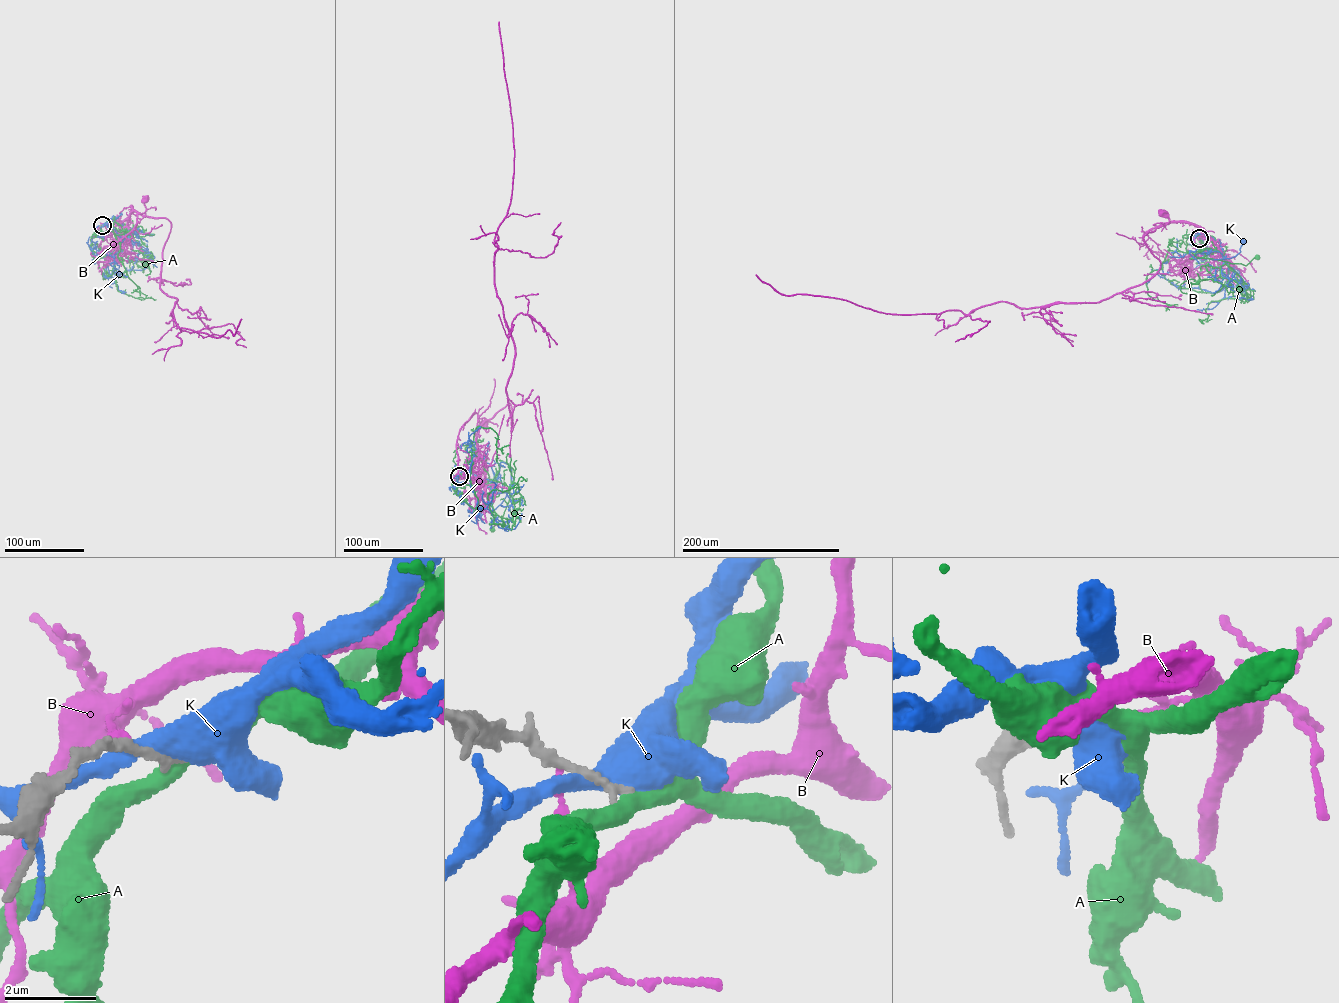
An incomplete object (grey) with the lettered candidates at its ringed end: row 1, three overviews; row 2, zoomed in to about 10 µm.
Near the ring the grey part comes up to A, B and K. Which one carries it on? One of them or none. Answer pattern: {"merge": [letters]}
{"merge": []}

